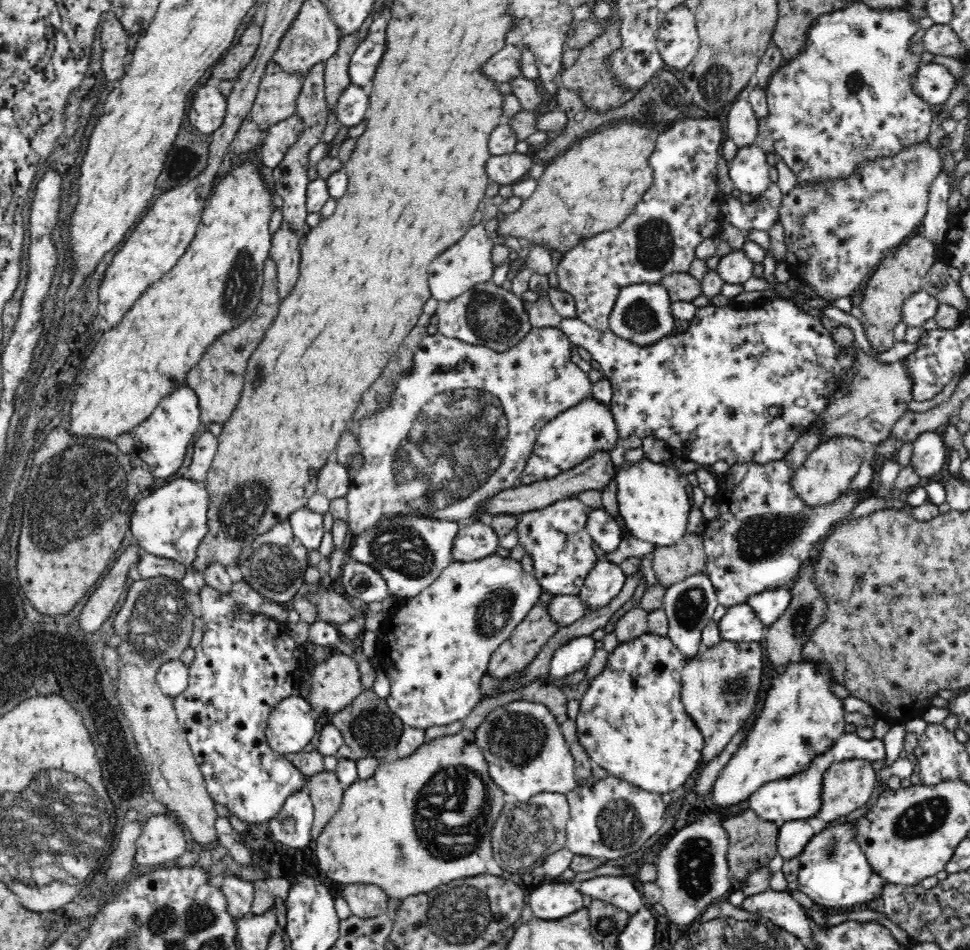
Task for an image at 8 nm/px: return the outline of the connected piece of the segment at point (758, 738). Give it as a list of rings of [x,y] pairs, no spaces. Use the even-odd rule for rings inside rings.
[[[800,660],[784,666],[784,672],[772,680],[754,725],[717,776],[711,788],[712,804],[741,804],[766,782],[800,774],[816,756],[830,750],[847,726],[842,701],[833,693],[834,684],[829,670],[815,662]]]

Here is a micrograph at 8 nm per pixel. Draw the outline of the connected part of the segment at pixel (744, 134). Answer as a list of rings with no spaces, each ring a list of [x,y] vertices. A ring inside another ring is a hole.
[[[746,95],[739,97],[730,106],[730,111],[722,113],[722,116],[726,135],[732,138],[738,149],[754,144],[759,130],[759,119]]]

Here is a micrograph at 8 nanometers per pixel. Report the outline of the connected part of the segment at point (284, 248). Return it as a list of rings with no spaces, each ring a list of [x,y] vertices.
[[[282,221],[281,227],[272,235],[269,256],[276,263],[280,298],[286,298],[296,284],[301,259],[298,247],[302,241],[303,235],[292,231],[288,227],[288,221]]]

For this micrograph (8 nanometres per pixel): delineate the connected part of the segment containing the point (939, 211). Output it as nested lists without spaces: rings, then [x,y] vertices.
[[[944,169],[933,178],[929,188],[929,201],[927,213],[923,218],[920,234],[935,244],[937,252],[934,262],[943,260],[943,244],[948,232],[948,196],[950,196],[950,176]]]

